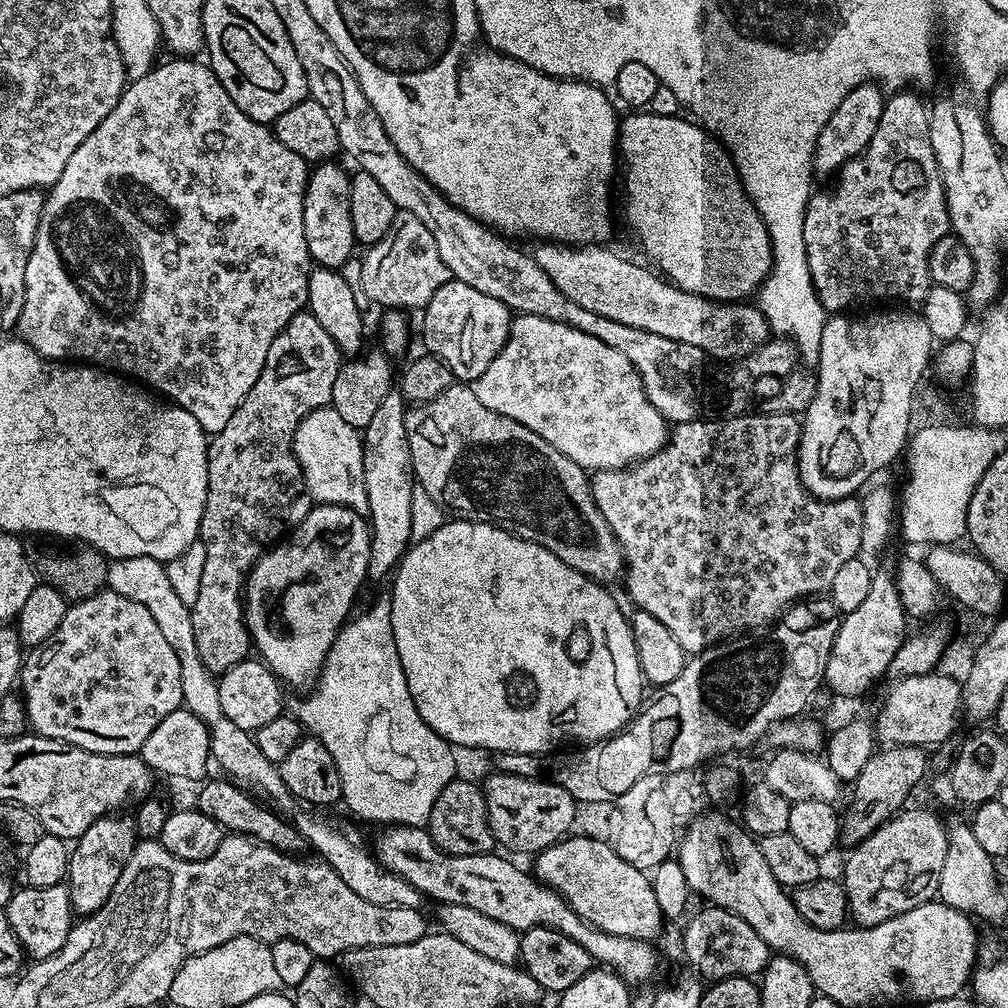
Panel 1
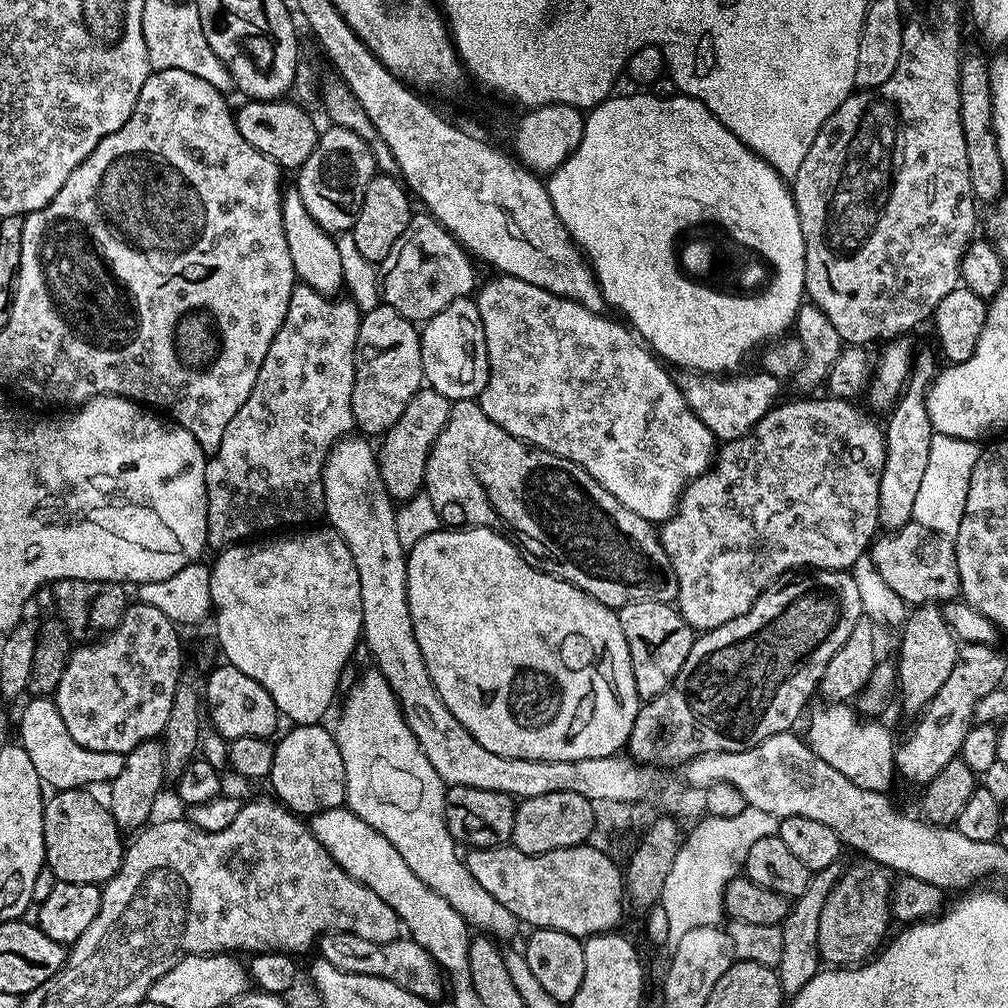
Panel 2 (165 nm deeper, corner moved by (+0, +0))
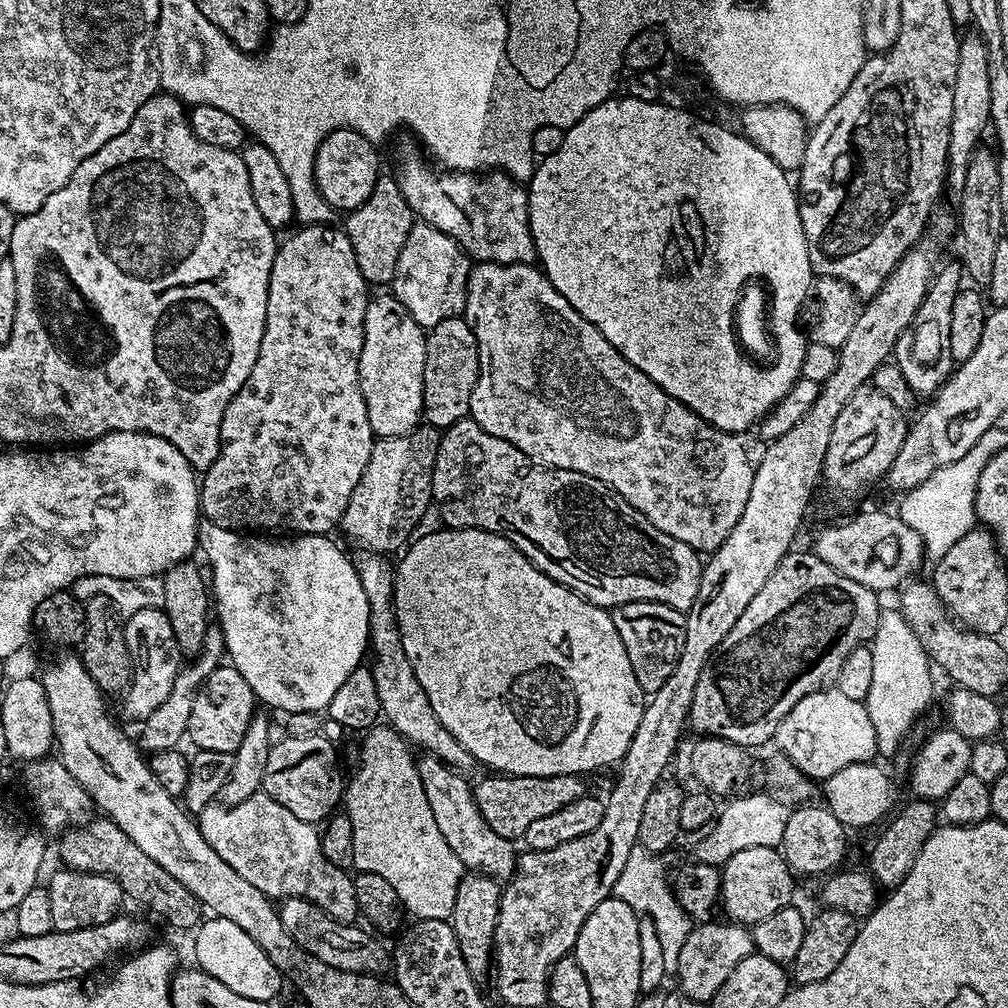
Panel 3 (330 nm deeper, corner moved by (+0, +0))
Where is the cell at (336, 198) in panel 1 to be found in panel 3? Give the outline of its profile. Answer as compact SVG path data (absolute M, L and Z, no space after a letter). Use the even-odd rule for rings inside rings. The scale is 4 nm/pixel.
M354 128L334 130L320 143L316 151L316 185L320 191L320 199L332 208L341 208L344 214L353 212L366 198L370 198L370 190L374 190L376 179L382 175L380 160L376 157L377 145L367 140Z

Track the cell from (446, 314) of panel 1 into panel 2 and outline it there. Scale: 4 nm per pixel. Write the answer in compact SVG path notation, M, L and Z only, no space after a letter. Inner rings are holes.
M475 299L450 302L446 310L427 320L420 332L420 349L427 387L453 402L479 397L488 381L488 351Z

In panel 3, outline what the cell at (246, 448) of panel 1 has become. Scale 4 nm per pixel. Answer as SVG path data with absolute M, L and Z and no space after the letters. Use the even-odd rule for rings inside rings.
M305 223L285 244L283 241L276 249L274 266L270 270L270 290L266 302L266 330L262 334L262 346L258 346L258 362L254 362L250 378L246 378L242 390L234 394L230 406L226 406L226 414L222 414L220 453L199 481L200 510L203 519L214 522L214 526L252 530L255 529L252 528L255 524L273 524L280 534L327 536L335 533L350 502L350 494L354 494L354 486L358 486L362 470L366 470L366 462L370 462L374 437L370 422L366 418L366 398L362 398L360 385L360 355L364 341L364 319L370 299L370 285L362 278L362 270L358 270L350 238L345 234L343 227L331 228L324 223Z

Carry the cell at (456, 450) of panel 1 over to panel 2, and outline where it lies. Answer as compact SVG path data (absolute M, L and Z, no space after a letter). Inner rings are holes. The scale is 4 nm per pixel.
M457 400L453 403L450 418L446 422L442 434L438 434L438 438L428 455L426 470L424 471L424 488L428 493L430 502L434 502L434 510L438 510L441 521L445 525L456 530L467 526L469 528L488 528L491 532L500 533L501 536L512 541L528 557L529 561L535 563L541 572L548 572L552 576L557 576L574 586L578 586L583 592L605 604L607 608L619 610L619 608L630 602L672 604L676 599L678 578L674 574L674 566L670 562L666 550L662 550L660 537L653 521L643 520L641 516L634 514L634 510L622 506L622 502L618 502L618 498L614 498L614 494L610 494L610 490L603 488L597 480L590 478L590 474L586 474L586 470L582 466L562 458L558 454L550 454L541 448L534 448L532 445L527 444L525 440L514 438L506 430L502 430L502 426L498 426L498 422L491 420L481 410L476 400Z

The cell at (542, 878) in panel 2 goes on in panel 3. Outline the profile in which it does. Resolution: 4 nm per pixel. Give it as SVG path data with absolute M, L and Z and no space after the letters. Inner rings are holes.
M421 755L416 762L418 778L422 778L422 786L426 790L426 802L430 802L430 811L434 813L434 822L438 822L438 831L442 838L458 854L458 862L464 864L469 873L491 876L501 882L516 870L518 848L515 843L498 835L482 818L482 810L478 810L476 799L472 797L473 785L463 771L451 768L437 756Z

